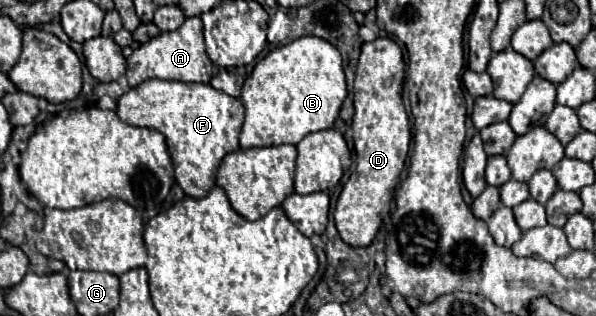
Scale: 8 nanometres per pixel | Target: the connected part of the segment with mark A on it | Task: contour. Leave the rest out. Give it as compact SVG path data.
M190 17L184 21L184 25L180 29L176 29L172 33L160 33L158 37L142 43L128 57L128 69L126 69L126 79L128 79L130 87L136 87L148 79L208 83L212 75L214 75L214 65L206 55L200 17Z

